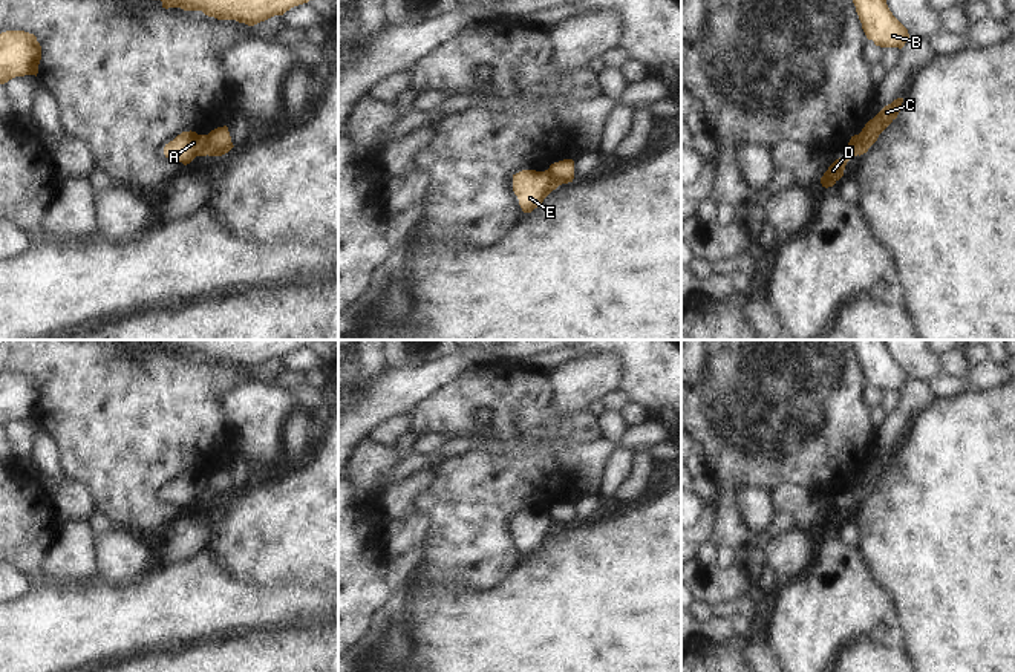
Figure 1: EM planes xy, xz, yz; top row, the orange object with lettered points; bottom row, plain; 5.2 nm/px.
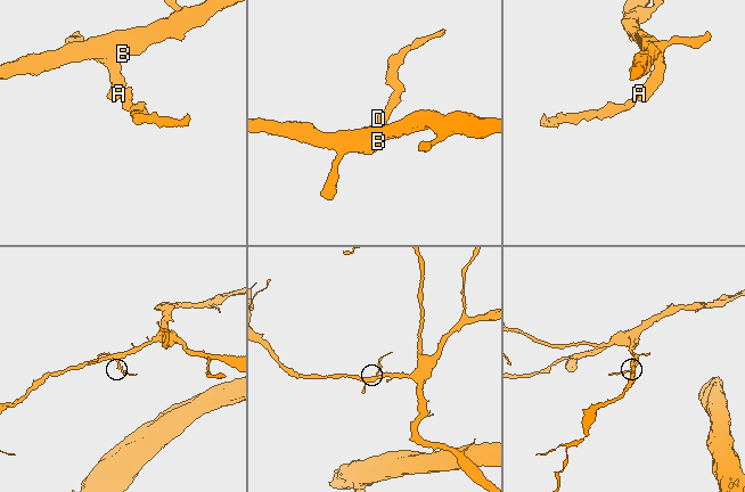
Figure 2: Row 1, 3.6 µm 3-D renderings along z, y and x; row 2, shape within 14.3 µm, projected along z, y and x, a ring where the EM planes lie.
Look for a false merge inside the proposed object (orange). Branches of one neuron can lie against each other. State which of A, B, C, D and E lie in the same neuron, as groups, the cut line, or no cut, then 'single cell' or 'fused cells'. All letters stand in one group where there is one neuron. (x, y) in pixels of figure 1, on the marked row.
A B C E / D; cut in xy along (208, 135), (207, 153); fused cells

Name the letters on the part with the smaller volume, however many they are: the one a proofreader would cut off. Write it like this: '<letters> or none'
D

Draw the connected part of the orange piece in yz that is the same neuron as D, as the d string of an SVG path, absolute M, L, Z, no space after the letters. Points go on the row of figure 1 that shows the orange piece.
M854 135L848 142L847 155L836 159L821 178L822 187L833 187L844 176L845 165L853 156L857 156L857 148L857 135Z

